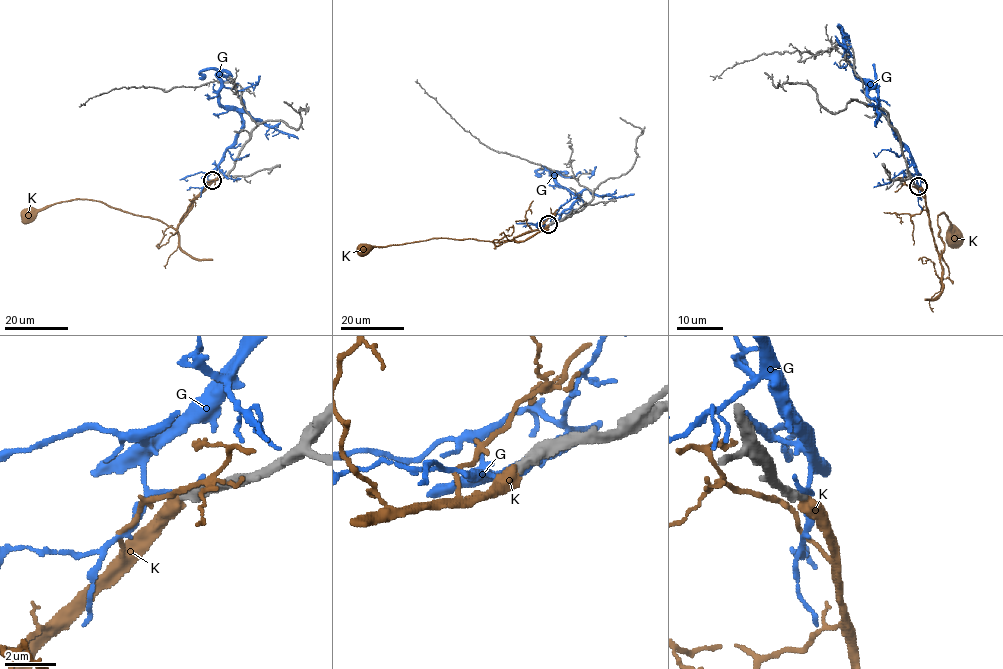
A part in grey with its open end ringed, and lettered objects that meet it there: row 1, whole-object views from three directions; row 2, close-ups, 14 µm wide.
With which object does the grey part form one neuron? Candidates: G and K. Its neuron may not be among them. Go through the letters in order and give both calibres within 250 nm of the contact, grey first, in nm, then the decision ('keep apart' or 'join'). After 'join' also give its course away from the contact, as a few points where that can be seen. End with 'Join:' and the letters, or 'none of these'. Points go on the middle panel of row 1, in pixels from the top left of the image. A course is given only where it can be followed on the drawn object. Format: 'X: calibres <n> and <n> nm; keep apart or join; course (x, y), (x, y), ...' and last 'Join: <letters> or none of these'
G: calibres 480 and 240 nm; keep apart
K: calibres 420 and 550 nm; join; course (548, 225), (504, 242), (435, 238), (363, 250)
Join: K

